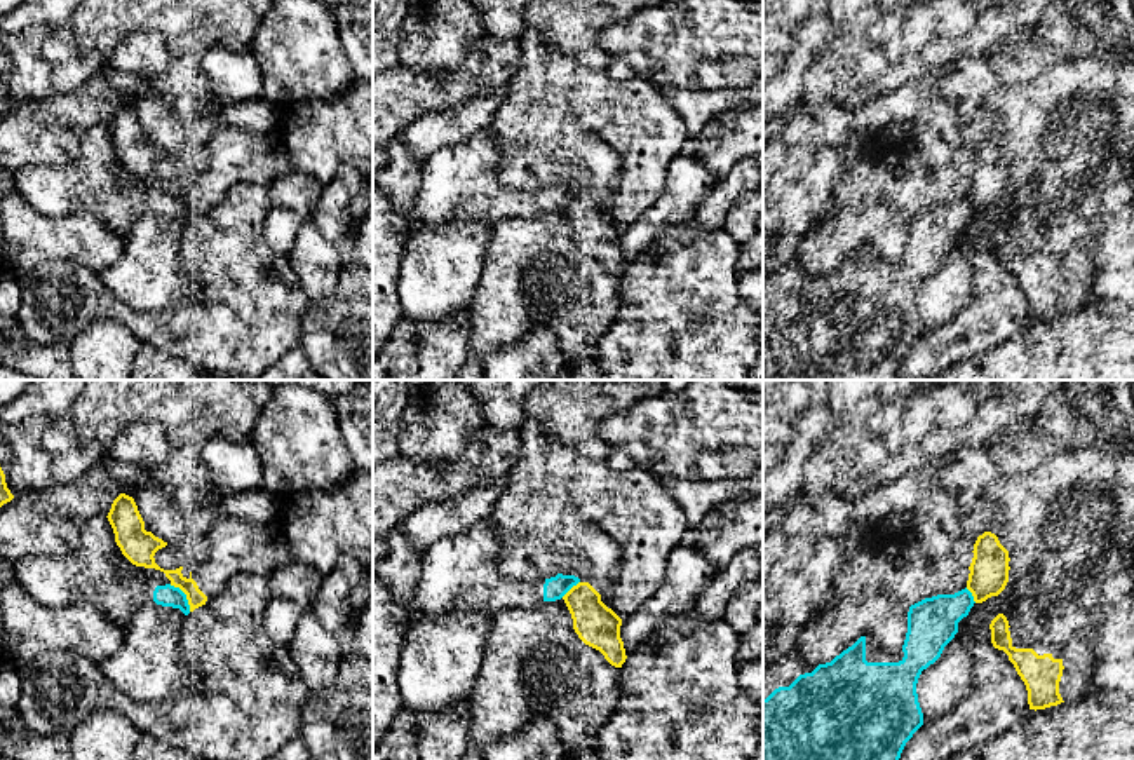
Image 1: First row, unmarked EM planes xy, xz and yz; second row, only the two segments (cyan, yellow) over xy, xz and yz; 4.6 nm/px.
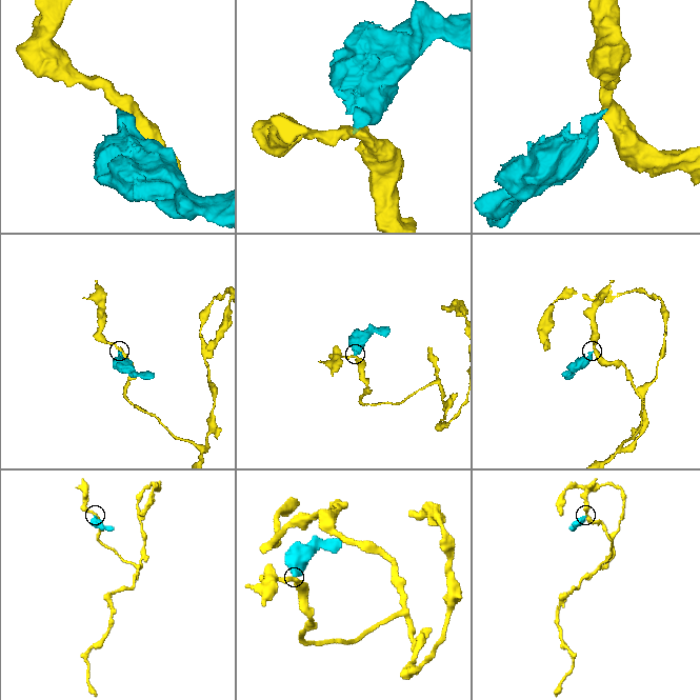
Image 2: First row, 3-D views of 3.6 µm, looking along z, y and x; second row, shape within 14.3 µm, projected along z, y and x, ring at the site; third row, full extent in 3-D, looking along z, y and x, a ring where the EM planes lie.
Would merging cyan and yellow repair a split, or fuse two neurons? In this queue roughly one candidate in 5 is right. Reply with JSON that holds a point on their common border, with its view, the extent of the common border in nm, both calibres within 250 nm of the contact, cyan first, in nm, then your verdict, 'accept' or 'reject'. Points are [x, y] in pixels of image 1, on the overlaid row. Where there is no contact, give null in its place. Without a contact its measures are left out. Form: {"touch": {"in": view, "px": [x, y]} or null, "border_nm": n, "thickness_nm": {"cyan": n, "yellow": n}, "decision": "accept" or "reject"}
{"touch": {"in": "xy", "px": [185, 595]}, "border_nm": 160, "thickness_nm": {"cyan": 100, "yellow": 80}, "decision": "reject"}

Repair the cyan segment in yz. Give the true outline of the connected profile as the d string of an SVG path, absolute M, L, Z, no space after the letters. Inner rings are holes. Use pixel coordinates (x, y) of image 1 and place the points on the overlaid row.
M967 587L955 594L925 598L909 607L908 633L901 648L888 652L874 647L869 636L861 636L831 662L800 675L789 687L775 689L763 699L763 760L899 760L906 743L923 725L916 694L918 678L941 657L974 603Z

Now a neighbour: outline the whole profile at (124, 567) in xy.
M118 554L117 556L117 573L118 573L118 579L132 579L132 580L165 580L167 582L167 577L164 572L160 570L155 570L155 568L145 568L145 567L136 567L132 565L124 554Z

